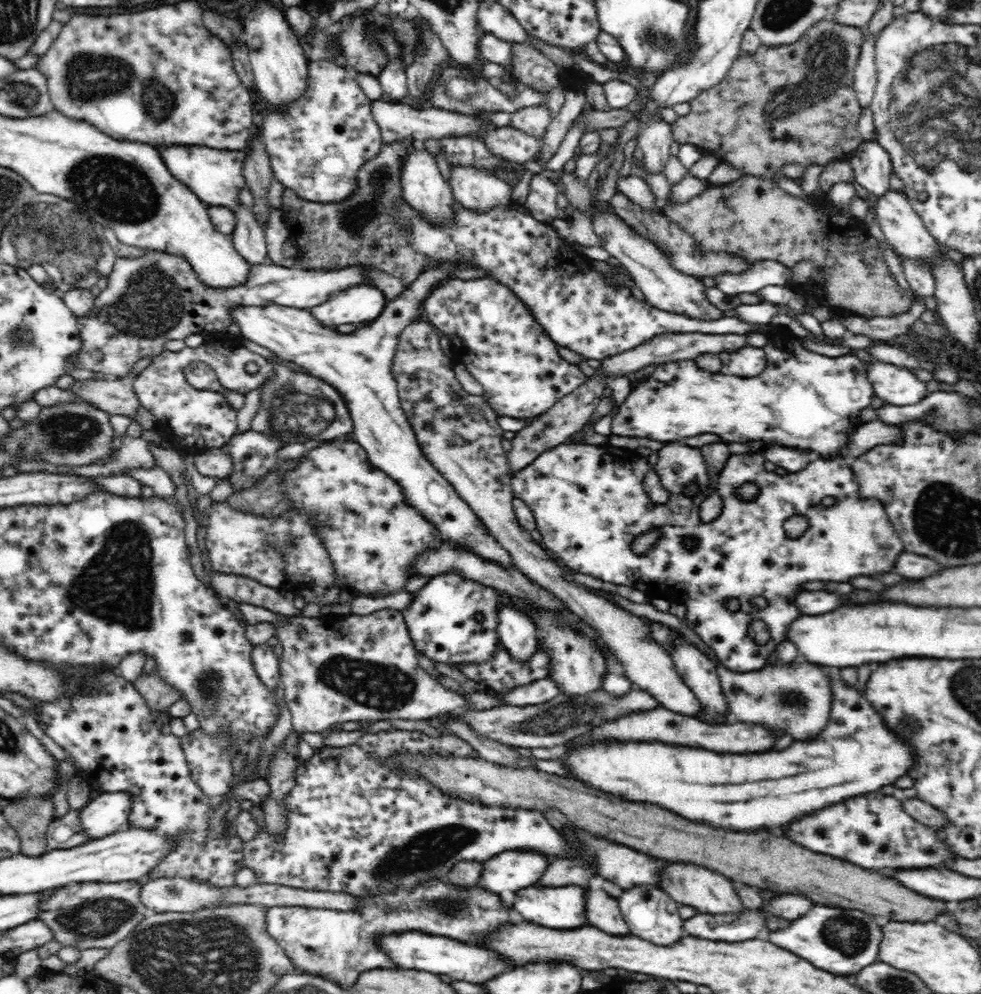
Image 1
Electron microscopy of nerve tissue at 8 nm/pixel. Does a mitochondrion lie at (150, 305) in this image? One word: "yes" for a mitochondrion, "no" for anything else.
yes

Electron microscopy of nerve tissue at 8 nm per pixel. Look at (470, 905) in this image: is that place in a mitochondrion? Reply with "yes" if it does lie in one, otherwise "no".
yes

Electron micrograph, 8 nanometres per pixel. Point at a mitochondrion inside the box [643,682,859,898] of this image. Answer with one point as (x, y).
(795, 700)

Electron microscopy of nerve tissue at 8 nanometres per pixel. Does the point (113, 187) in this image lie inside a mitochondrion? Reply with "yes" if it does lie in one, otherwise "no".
yes

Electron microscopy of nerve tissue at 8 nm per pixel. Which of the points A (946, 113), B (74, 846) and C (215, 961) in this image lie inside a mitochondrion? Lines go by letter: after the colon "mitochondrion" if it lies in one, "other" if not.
A: mitochondrion
B: other
C: mitochondrion

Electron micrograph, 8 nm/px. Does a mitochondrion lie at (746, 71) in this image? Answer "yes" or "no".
no

